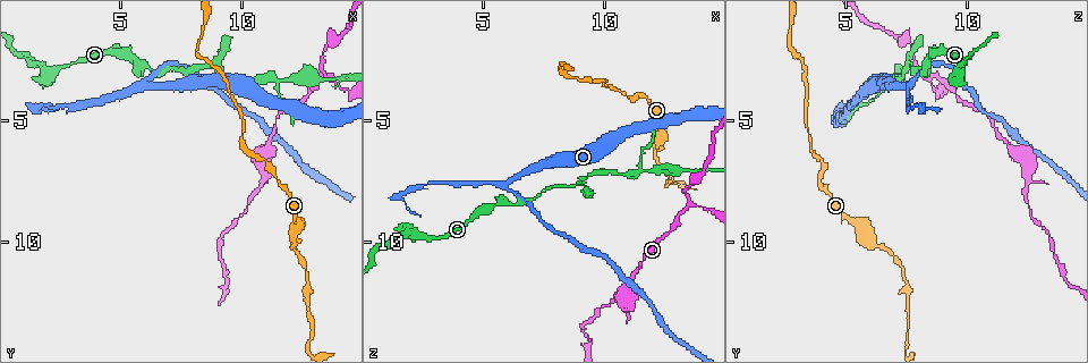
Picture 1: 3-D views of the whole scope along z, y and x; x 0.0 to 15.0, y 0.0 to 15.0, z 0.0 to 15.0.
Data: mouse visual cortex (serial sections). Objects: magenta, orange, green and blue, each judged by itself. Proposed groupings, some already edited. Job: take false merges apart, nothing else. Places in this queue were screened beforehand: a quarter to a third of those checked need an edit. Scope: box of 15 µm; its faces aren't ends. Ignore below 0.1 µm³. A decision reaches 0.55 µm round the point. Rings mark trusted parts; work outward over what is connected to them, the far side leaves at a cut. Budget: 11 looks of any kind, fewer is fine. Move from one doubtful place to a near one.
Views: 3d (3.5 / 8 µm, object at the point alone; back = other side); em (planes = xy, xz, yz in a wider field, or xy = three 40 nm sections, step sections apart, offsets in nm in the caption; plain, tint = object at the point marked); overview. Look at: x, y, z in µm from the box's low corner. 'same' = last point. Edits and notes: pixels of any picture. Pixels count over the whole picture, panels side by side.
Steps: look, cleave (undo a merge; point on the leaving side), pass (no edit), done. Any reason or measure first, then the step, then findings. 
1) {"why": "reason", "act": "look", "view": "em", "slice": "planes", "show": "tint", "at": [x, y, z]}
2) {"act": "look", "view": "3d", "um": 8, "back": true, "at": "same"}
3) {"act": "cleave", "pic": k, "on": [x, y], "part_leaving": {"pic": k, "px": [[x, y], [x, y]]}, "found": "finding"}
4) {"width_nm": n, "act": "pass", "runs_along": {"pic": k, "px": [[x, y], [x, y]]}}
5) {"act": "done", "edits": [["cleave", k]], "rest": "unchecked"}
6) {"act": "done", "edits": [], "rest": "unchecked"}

{"why": "branch point", "act": "look", "view": "3d", "um": 3.5, "at": [5.9, 3.6, 7.7]}

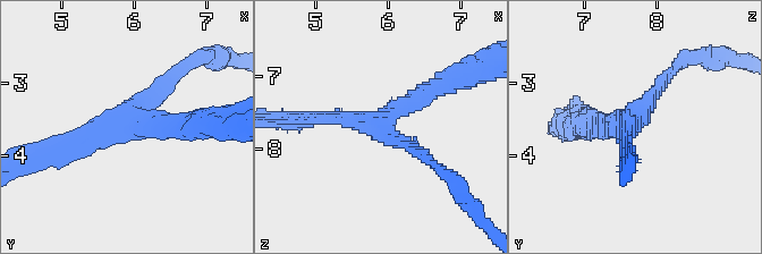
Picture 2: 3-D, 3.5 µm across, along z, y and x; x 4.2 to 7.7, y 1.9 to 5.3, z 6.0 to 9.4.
{"arms": 3, "arm_widths_nm": [200, 200, 250], "why": "shape alone is not enough", "act": "look", "view": "em", "slice": "xy", "step": 5, "show": "tint", "at": [5.95, 3.55, 7.65]}

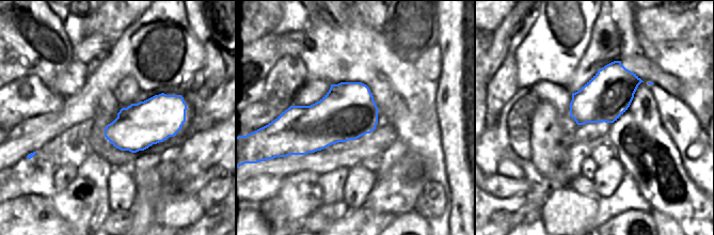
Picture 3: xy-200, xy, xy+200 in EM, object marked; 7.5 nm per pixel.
{"act": "pass", "runs_along": {"pic": 2, "px": [[591, 125], [626, 125], [667, 79]]}, "found": "one cell here"}

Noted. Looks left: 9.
{"why": "arms part here", "act": "look", "view": "3d", "um": 8, "back": true, "at": [8.8, 2.8, 7.6]}

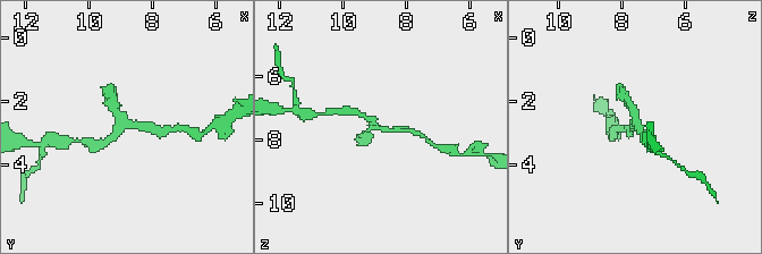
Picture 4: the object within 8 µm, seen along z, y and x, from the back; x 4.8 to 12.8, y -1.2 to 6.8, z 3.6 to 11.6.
{"act": "look", "view": "em", "slice": "planes", "show": "tint", "at": [8.7, 2.8, 7.7]}

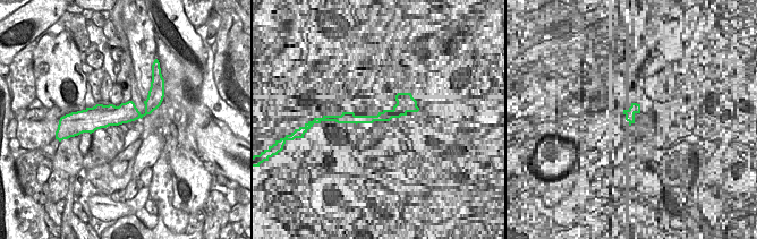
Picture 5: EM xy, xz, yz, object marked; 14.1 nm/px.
{"width_nm": 300, "act": "pass", "runs_along": {"pic": 4, "px": [[414, 133], [379, 128], [358, 115]]}, "found": "one cell here"}

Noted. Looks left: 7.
{"why": "thin neck", "act": "look", "view": "3d", "um": 3.5, "at": [13.6, 3.1, 8.4]}

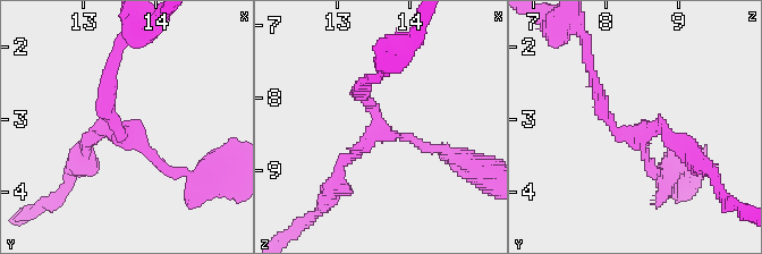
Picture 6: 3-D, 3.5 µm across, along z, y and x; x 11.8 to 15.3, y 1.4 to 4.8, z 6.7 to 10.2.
{"act": "look", "view": "em", "slice": "xy", "step": 5, "show": "tint", "at": [13.55, 3.20, 8.45]}

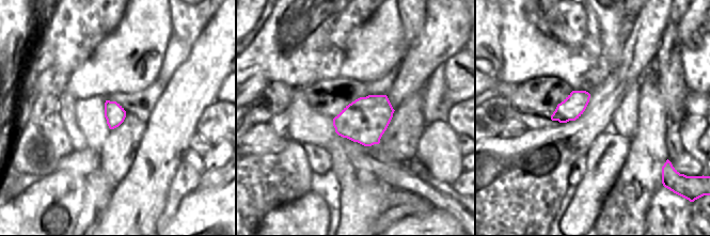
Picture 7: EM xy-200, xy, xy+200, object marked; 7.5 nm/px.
{"act": "look", "view": "em", "slice": "xy", "step": 2, "show": "tint", "at": "same"}

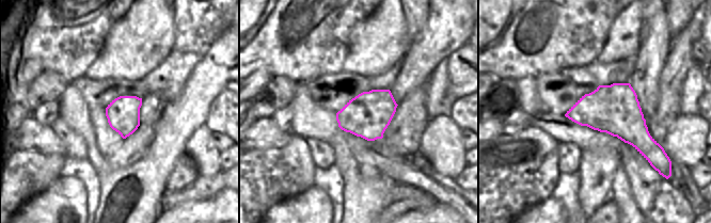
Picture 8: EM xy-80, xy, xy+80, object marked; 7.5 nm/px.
{"arm_widths_nm": [150, 200, 200], "act": "pass", "found": "continuous, no second cell"}

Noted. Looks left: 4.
{"why": "arms part here", "act": "look", "view": "em", "slice": "xy", "step": 1, "show": "tint", "at": [2.3, 3.0, 9.8]}

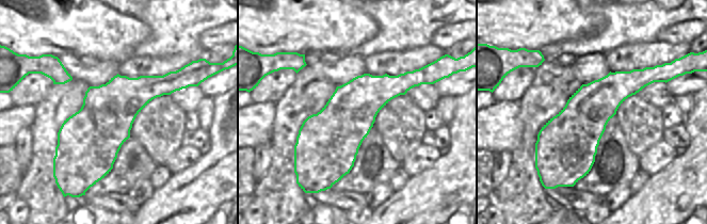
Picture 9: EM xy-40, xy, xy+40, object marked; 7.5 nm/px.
{"why": "see where the arms go", "act": "look", "view": "3d", "um": 3.5, "at": "same"}

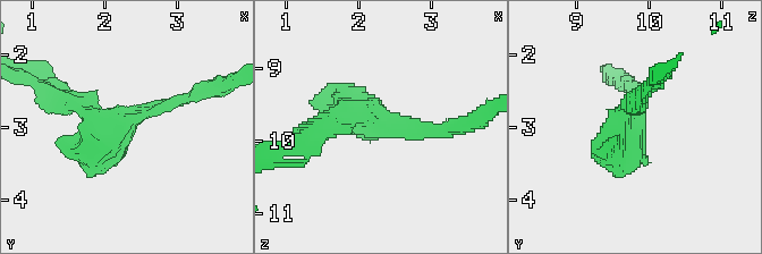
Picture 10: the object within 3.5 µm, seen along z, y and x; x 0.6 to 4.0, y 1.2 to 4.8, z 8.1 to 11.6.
{"act": "pass", "runs_along": {"pic": 10, "px": [[442, 130], [355, 110], [313, 128]]}, "found": "one cell here"}

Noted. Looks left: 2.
{"act": "done", "edits": [], "rest": "unchecked"}

